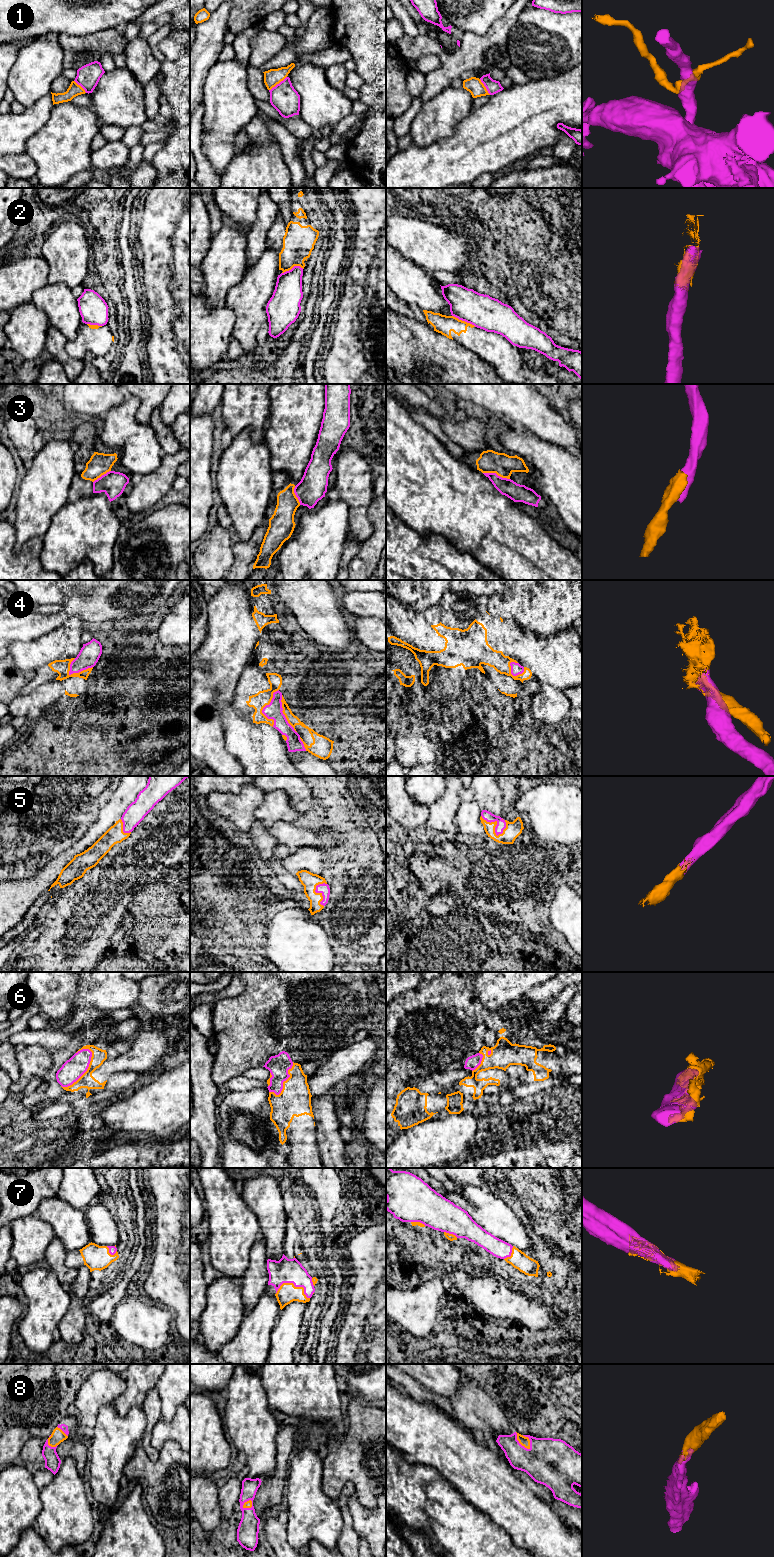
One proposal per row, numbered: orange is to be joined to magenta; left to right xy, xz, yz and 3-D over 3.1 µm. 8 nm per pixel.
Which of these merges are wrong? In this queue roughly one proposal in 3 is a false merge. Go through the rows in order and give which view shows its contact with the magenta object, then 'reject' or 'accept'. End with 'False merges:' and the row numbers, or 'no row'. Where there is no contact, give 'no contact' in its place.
1: contact in xz; reject
2: contact in yz; reject
3: contact in yz; reject
4: contact in xz; accept
5: contact in yz; accept
6: contact in xy; accept
7: contact in xz; accept
8: contact in yz; accept
False merges: 1, 2, 3

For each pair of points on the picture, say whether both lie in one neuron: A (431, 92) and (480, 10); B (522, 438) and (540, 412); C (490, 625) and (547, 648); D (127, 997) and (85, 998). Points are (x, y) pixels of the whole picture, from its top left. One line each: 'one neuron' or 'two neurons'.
A: two neurons
B: two neurons
C: one neuron
D: one neuron

